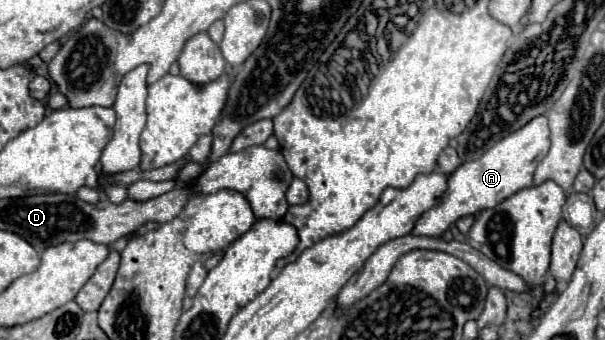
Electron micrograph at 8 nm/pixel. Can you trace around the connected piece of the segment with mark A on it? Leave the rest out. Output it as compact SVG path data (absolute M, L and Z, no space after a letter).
M538 116L530 120L524 128L508 134L500 142L496 142L484 156L464 162L458 170L448 176L448 188L442 192L436 206L428 208L414 224L414 236L440 236L444 234L456 220L464 216L474 216L476 212L484 212L484 208L492 208L492 204L500 204L512 196L512 192L520 192L520 188L528 188L532 184L532 174L538 162L546 156L550 148L550 132L546 116Z

